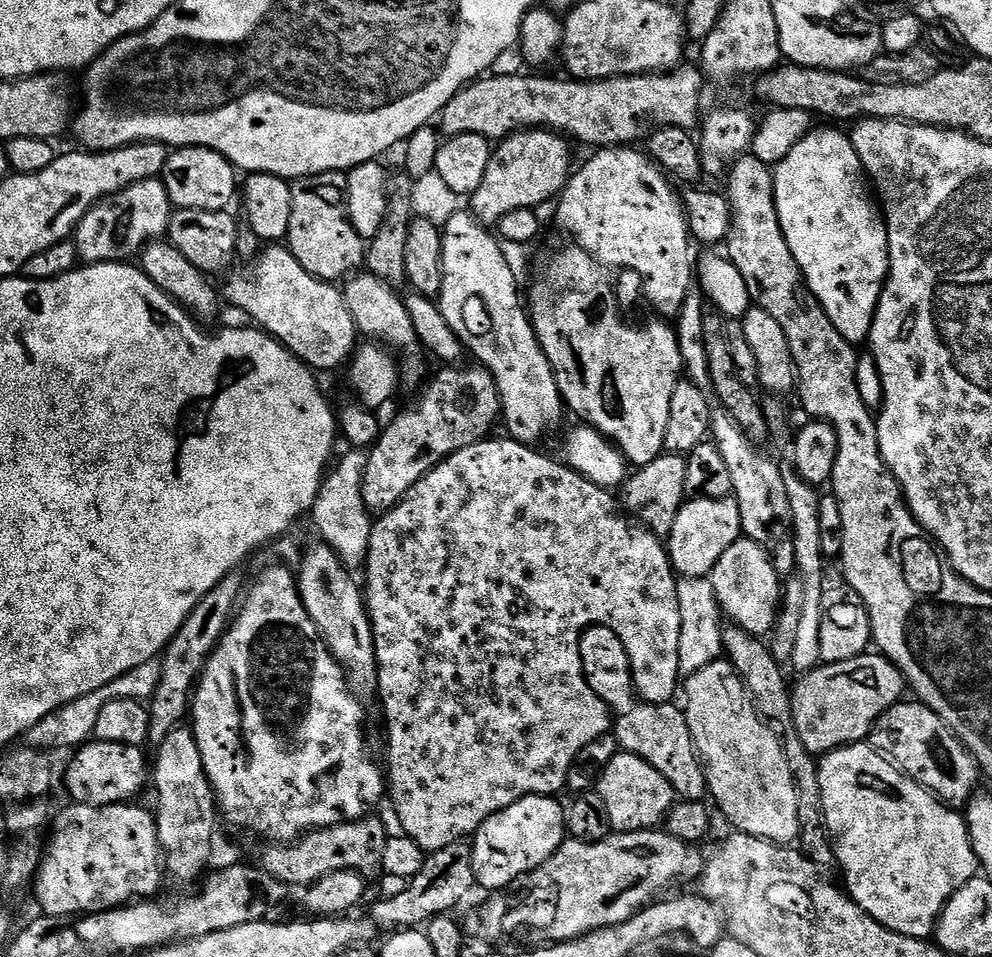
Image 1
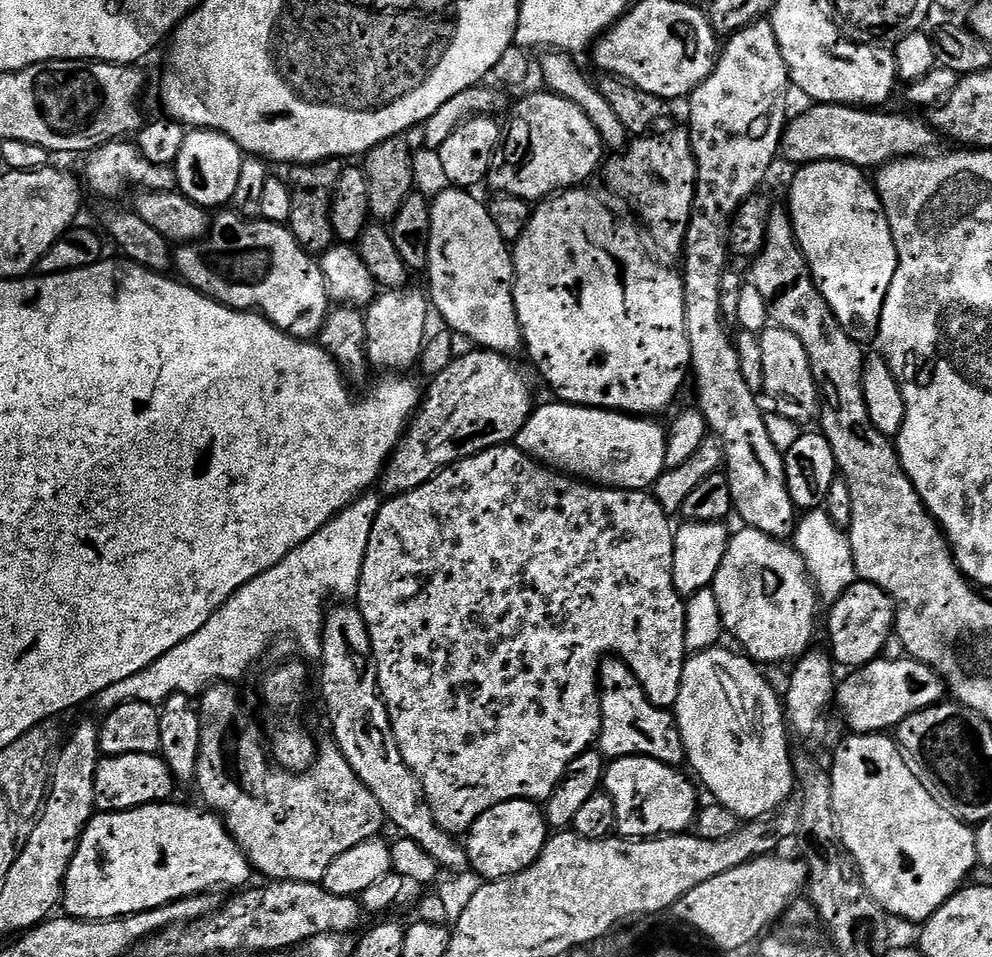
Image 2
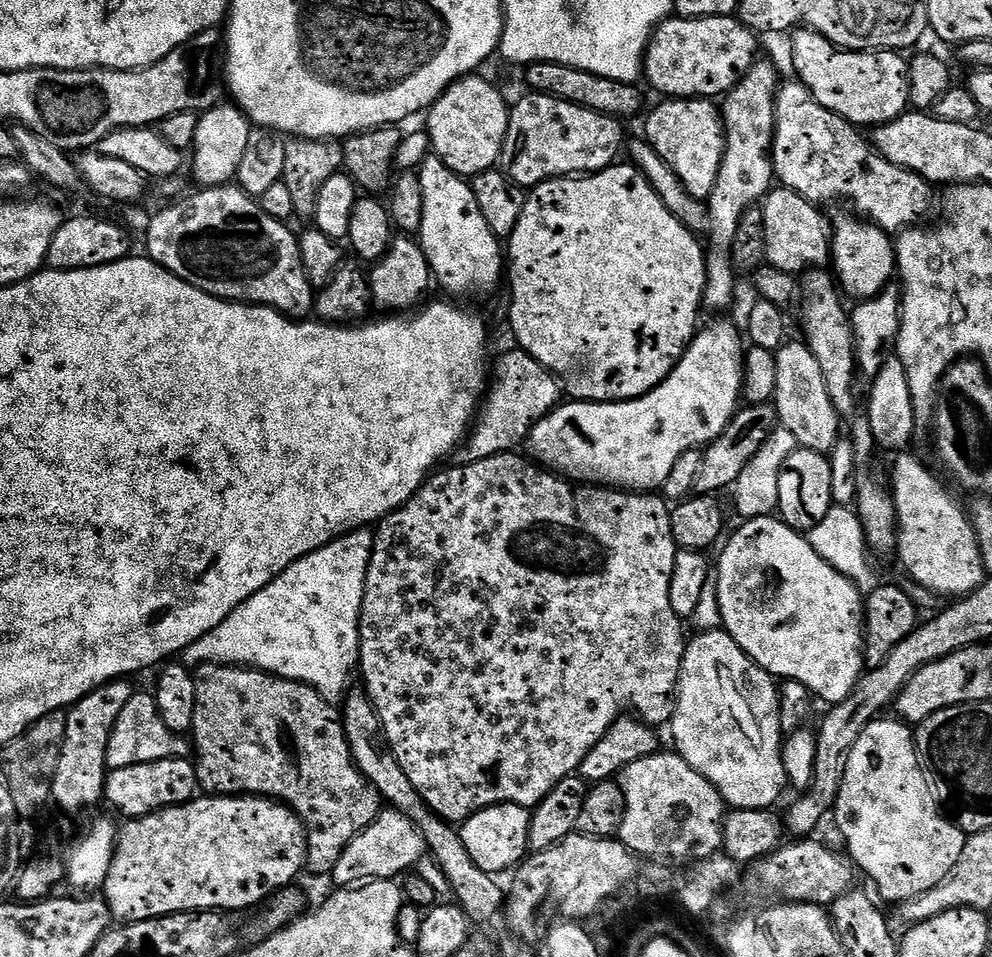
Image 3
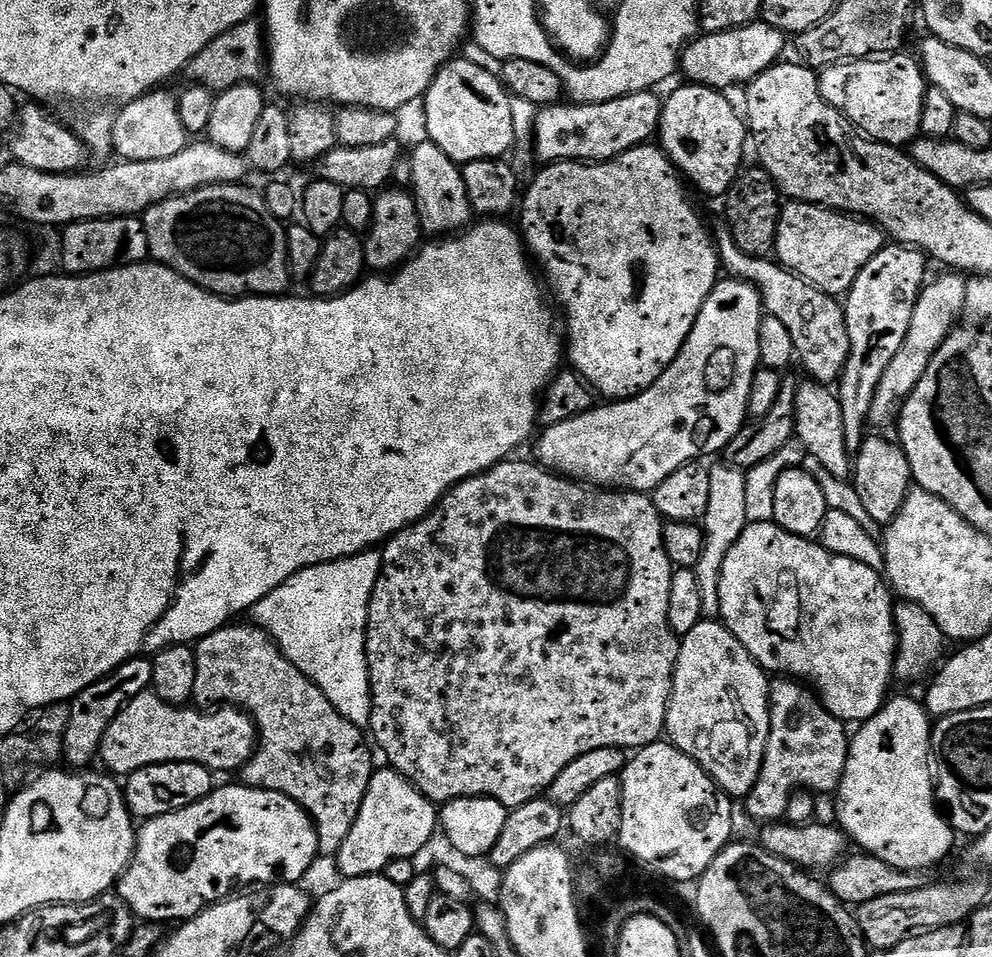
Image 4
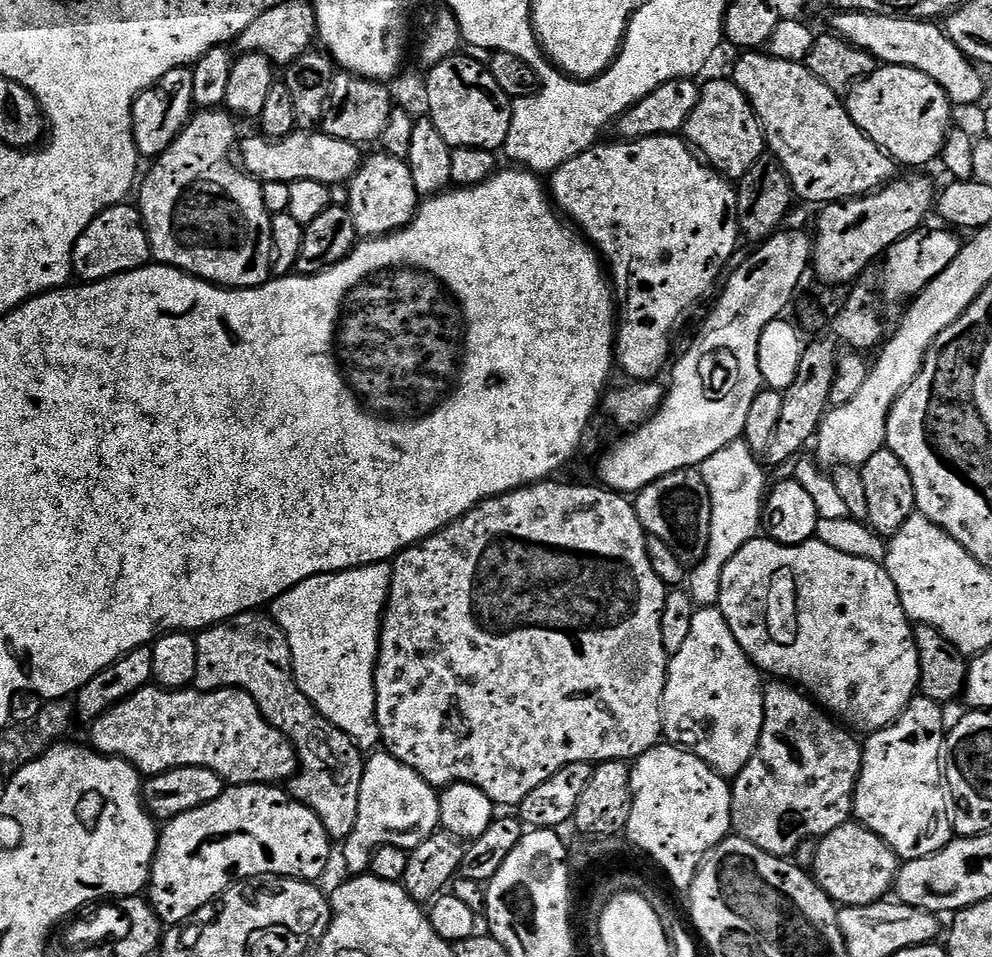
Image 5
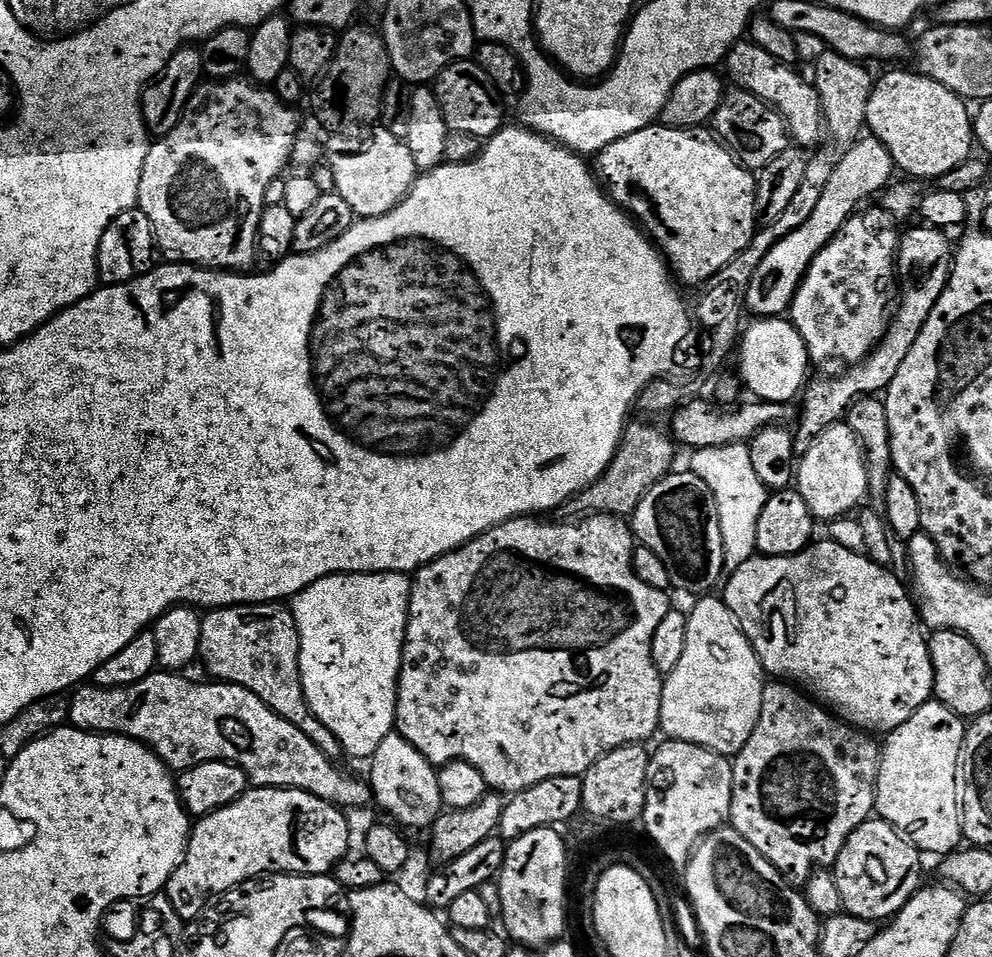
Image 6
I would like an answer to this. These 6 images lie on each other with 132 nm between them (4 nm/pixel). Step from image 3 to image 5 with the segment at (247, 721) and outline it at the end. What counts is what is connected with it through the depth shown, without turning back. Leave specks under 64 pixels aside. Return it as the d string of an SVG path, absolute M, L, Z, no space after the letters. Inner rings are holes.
M260 610L239 612L229 620L203 629L196 636L196 645L196 691L241 688L250 693L260 713L296 750L298 771L290 780L292 799L318 814L329 840L347 840L354 830L354 822L358 822L358 790L362 790L366 756L345 732L320 714L306 694L302 694L292 672L290 642L276 621Z

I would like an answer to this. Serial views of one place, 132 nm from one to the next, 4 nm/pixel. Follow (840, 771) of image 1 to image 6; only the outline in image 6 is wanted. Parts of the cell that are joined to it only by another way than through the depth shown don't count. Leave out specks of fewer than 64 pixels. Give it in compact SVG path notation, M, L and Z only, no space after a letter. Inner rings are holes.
M933 698L921 706L902 726L887 733L882 744L880 769L876 779L875 815L891 824L909 844L921 853L933 852L943 858L959 849L962 844L962 796L958 791L958 765L960 751L964 749L965 721L954 710L950 710Z

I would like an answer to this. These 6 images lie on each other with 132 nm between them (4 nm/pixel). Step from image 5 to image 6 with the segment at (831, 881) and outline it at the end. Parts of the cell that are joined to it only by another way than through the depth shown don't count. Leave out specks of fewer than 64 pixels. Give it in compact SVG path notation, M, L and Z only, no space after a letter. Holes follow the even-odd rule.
M869 818L846 838L846 846L842 846L834 865L843 911L873 922L891 920L921 887L920 859L920 849L909 844L891 824Z

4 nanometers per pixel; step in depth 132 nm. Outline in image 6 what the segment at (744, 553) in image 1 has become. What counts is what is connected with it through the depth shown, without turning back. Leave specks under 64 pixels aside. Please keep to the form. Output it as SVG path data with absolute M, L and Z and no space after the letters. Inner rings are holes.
M827 538L821 540L821 544L813 542L793 556L761 556L757 554L752 559L742 562L742 566L738 566L738 570L734 570L727 577L728 585L726 585L727 580L723 585L723 588L725 587L724 593L722 593L723 602L740 623L741 630L751 642L752 648L758 654L760 664L769 677L779 678L781 681L799 686L809 697L815 698L823 707L835 713L845 724L851 724L853 728L859 728L862 732L869 734L893 732L934 696L932 690L934 666L930 662L928 636L922 627L921 615L914 600L912 602L907 590L904 589L905 581L895 572L883 564L875 564L863 552L851 552L846 550L846 546L838 546Z

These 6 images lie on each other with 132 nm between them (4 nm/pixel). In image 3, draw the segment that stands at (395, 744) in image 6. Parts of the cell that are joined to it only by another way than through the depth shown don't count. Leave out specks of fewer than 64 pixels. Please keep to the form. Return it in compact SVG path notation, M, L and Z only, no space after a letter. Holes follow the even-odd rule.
M384 810L372 825L353 838L350 846L346 846L342 858L338 858L332 867L330 879L336 886L359 886L369 880L396 880L415 869L417 861L425 856L424 839L412 820L401 812Z

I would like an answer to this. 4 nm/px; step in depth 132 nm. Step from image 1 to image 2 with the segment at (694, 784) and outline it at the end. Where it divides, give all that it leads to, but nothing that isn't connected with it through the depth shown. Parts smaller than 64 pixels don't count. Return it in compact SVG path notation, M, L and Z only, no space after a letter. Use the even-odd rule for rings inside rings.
M619 658L600 661L600 734L598 750L609 761L627 756L649 756L663 764L680 766L685 763L682 734L675 715L669 709L659 708L648 701L630 666Z

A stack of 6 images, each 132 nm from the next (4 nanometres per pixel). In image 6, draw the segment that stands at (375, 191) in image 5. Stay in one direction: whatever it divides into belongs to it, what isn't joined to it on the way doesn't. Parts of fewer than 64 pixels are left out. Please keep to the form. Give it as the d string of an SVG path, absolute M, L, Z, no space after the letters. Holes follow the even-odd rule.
M381 126L373 127L367 134L349 137L329 135L327 139L326 164L334 174L335 191L342 198L346 198L346 203L350 205L350 210L356 217L369 220L385 216L407 198L408 191L418 179L418 170L414 166L414 157L404 145L403 139L395 137L389 129Z

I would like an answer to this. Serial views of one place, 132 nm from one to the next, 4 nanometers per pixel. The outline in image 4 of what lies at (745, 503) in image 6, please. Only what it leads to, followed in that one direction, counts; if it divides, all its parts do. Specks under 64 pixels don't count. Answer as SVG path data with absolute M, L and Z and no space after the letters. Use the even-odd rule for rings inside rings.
M720 462L717 468L710 471L710 506L706 506L706 514L702 521L704 530L704 549L698 566L694 569L698 578L698 586L702 590L702 610L708 618L719 617L720 614L720 575L722 562L726 554L730 554L730 546L738 542L742 530L748 527L745 507L745 473L733 468L727 462Z

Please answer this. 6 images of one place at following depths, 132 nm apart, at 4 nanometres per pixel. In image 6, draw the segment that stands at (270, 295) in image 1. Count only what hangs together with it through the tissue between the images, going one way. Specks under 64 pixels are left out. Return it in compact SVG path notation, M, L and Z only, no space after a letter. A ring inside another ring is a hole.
M244 78L225 80L223 82L204 82L196 89L196 93L190 98L178 126L170 130L168 136L161 136L149 147L146 154L146 166L142 166L142 182L138 186L138 207L150 218L152 229L156 235L156 246L161 253L164 252L169 261L194 264L197 268L211 268L213 270L227 270L237 274L243 273L253 263L257 263L256 235L260 219L266 207L264 195L266 186L270 182L281 179L284 167L289 167L292 159L292 150L296 145L300 132L300 116L293 105L282 102L271 87L261 86L255 82L249 82Z

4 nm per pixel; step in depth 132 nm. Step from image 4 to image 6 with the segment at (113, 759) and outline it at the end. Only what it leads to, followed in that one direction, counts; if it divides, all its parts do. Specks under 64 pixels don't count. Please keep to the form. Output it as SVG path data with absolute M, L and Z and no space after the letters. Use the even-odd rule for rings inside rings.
M156 670L146 679L125 684L123 688L77 687L68 700L67 723L83 732L126 736L130 740L137 740L152 749L156 757L172 770L193 768L211 760L224 760L227 764L239 766L249 781L261 788L297 788L314 794L341 810L364 808L373 803L372 789L367 779L359 780L358 777L343 772L333 757L327 756L317 744L310 742L310 738L306 738L298 726L274 714L274 710L270 710L270 706L266 706L266 702L262 702L262 698L255 696L248 688L223 682L195 684L182 677L183 675L167 670Z

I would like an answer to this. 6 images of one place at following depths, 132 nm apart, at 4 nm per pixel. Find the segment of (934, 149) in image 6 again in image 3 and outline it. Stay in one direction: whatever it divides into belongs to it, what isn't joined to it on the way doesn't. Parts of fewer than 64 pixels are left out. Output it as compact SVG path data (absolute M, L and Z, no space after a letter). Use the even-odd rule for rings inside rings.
M804 26L791 33L792 64L796 67L795 79L810 90L810 94L826 110L838 114L842 119L853 126L872 124L879 126L897 120L909 111L908 102L908 65L901 53L896 50L880 50L870 52L854 52L838 48L831 44L821 32L813 32L811 27Z

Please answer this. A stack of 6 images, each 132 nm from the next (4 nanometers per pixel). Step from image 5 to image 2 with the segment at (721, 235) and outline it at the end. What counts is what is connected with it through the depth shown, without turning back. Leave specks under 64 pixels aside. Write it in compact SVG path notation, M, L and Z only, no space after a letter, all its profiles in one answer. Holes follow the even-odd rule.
M577 186L559 194L553 194L537 203L532 209L532 217L526 230L514 241L512 252L512 293L520 333L524 339L522 348L532 359L540 376L552 387L557 401L565 404L579 404L581 408L603 408L609 412L622 412L630 416L652 418L655 412L664 412L672 404L672 399L684 384L684 375L690 372L689 342L686 338L686 306L684 305L684 278L679 271L659 264L648 253L649 241L646 232L635 215L615 212L604 205L604 200L596 192L587 192L587 187Z

